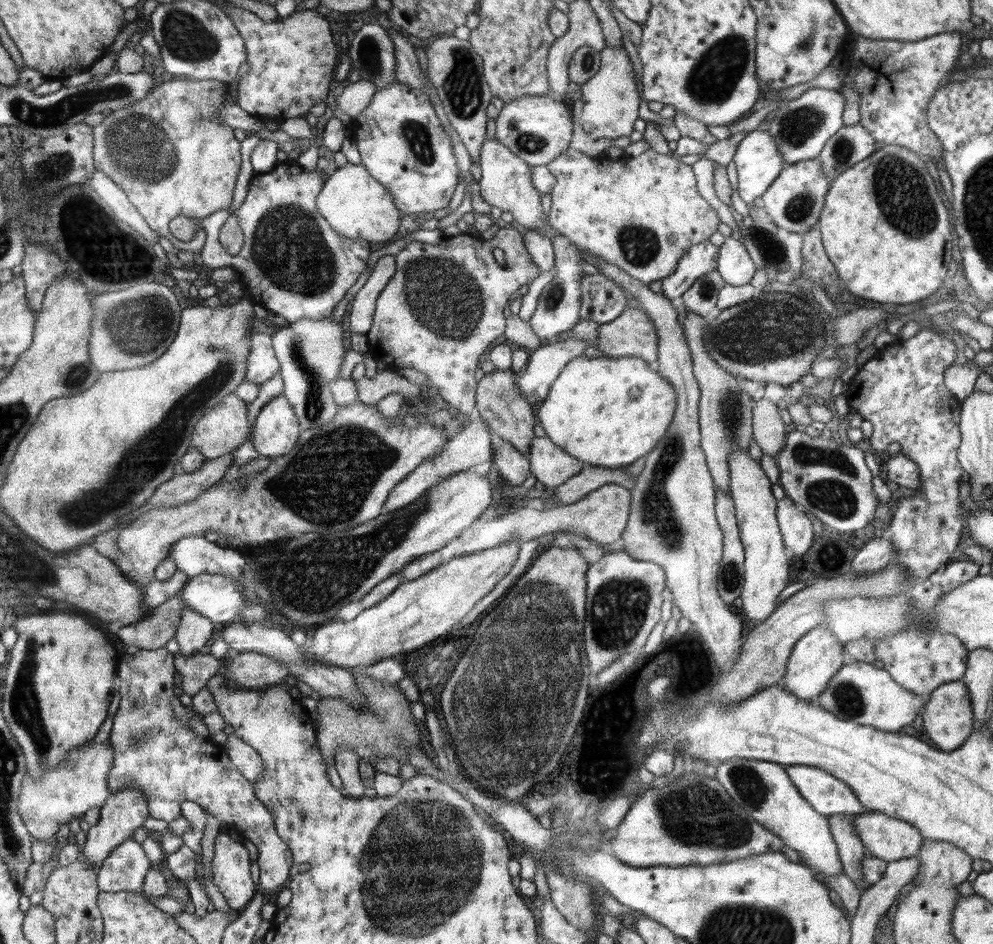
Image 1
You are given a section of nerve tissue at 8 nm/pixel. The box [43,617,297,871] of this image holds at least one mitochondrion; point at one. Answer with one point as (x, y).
(137, 739)

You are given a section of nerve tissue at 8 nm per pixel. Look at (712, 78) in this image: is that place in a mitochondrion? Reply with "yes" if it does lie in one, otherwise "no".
yes

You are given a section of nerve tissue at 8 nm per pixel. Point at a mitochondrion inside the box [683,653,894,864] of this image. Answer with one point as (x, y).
(751, 788)

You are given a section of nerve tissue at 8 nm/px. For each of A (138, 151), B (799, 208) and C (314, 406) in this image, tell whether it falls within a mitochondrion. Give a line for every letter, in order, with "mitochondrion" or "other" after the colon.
A: mitochondrion
B: mitochondrion
C: mitochondrion

